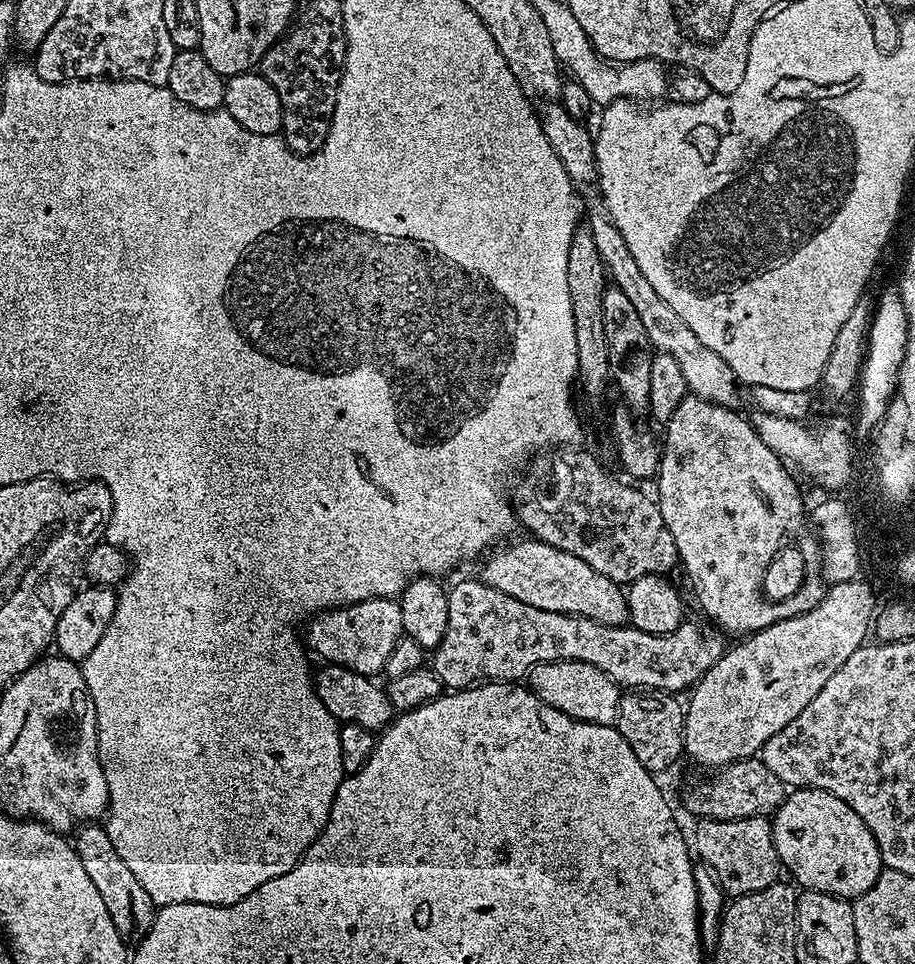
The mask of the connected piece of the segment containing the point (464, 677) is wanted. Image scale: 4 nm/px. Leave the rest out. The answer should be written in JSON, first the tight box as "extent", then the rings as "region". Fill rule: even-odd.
{"extent":[430,578,726,694],"region":[[[479,578],[460,580],[447,589],[450,618],[446,622],[446,634],[430,656],[430,666],[438,674],[441,685],[448,690],[471,688],[485,682],[520,682],[539,664],[551,664],[557,660],[577,660],[590,666],[598,666],[624,690],[655,690],[669,694],[691,689],[722,658],[726,651],[725,633],[715,626],[703,628],[700,624],[685,622],[674,632],[650,634],[631,626],[619,624],[606,626],[590,618],[562,614],[554,610],[538,610],[538,606],[526,606],[502,590],[494,590]]]}

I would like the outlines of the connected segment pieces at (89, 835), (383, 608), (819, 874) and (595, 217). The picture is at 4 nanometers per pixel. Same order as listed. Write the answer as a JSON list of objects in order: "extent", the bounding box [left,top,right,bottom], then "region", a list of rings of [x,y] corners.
[{"extent":[74,822,158,942],"region":[[[100,822],[81,823],[74,832],[74,847],[78,858],[82,858],[82,866],[86,869],[90,882],[94,882],[94,887],[97,888],[106,911],[110,913],[110,918],[114,918],[114,926],[118,934],[132,942],[141,940],[150,930],[158,906],[150,898],[150,894],[146,894],[142,882],[134,878],[130,866],[122,862],[118,850],[114,850],[114,842],[110,842],[107,827]]]},{"extent":[307,596,404,678],"region":[[[375,596],[357,604],[347,604],[344,608],[329,608],[311,617],[307,628],[307,647],[313,653],[316,651],[324,662],[341,664],[369,678],[379,677],[383,673],[386,658],[390,658],[394,646],[398,646],[400,637],[404,635],[400,605],[386,596]]]},{"extent":[770,788,882,902],"region":[[[797,788],[785,795],[782,806],[770,819],[774,850],[778,850],[783,871],[787,875],[789,872],[801,889],[841,896],[851,902],[866,894],[880,877],[882,865],[874,834],[842,798],[834,798],[821,788]]]},{"extent":[536,99,738,405],"region":[[[559,99],[543,101],[536,108],[536,117],[540,119],[542,134],[546,134],[554,154],[558,154],[577,196],[582,201],[582,208],[586,213],[586,230],[594,238],[594,246],[598,246],[598,254],[602,254],[604,271],[608,273],[611,283],[630,298],[631,305],[635,307],[635,312],[638,313],[642,325],[645,326],[652,348],[656,352],[670,354],[670,358],[674,358],[674,362],[678,362],[691,395],[702,398],[711,404],[735,405],[738,381],[730,370],[730,366],[726,366],[726,362],[722,362],[722,358],[718,358],[718,354],[714,354],[714,350],[710,350],[710,346],[702,346],[698,334],[694,334],[694,330],[690,330],[690,326],[686,326],[686,322],[682,322],[682,318],[678,318],[676,311],[658,295],[658,290],[654,290],[654,286],[650,286],[646,274],[642,274],[638,262],[634,262],[634,254],[630,250],[622,230],[618,230],[614,226],[604,196],[600,192],[596,141],[593,133],[587,132],[581,121],[571,117]]]}]

